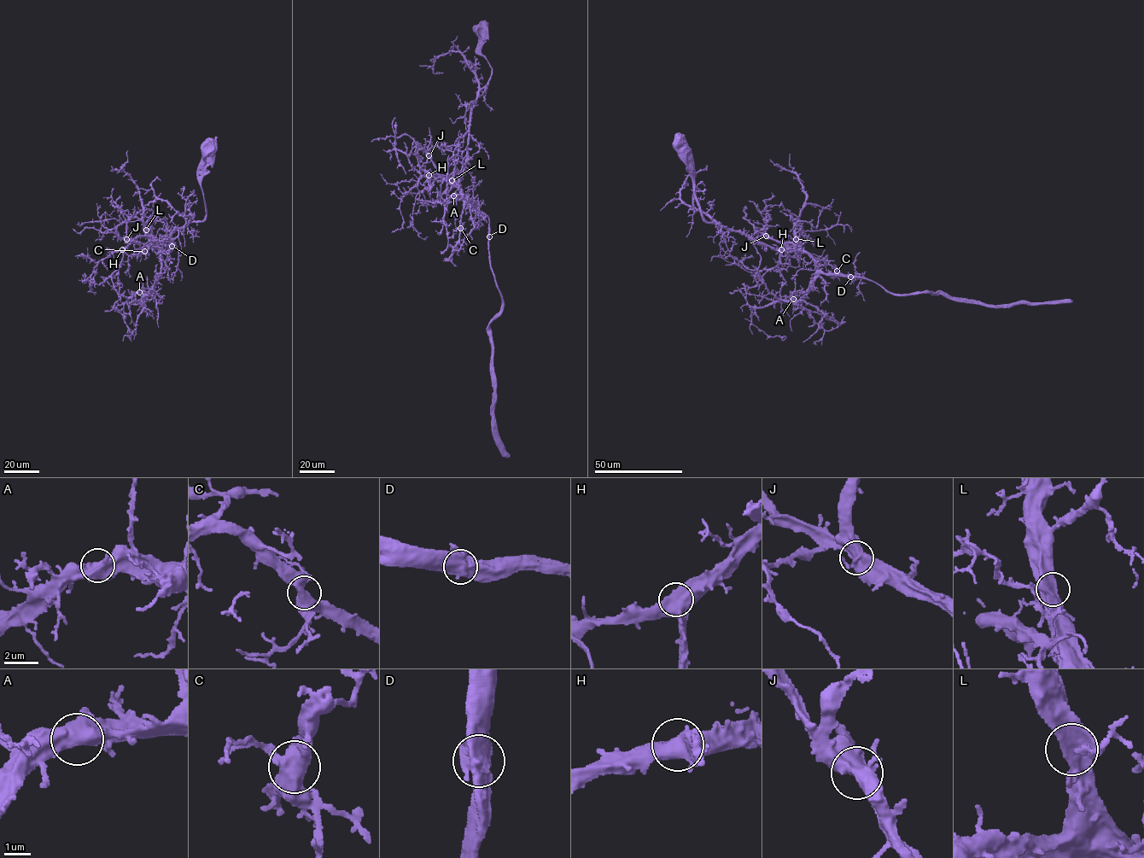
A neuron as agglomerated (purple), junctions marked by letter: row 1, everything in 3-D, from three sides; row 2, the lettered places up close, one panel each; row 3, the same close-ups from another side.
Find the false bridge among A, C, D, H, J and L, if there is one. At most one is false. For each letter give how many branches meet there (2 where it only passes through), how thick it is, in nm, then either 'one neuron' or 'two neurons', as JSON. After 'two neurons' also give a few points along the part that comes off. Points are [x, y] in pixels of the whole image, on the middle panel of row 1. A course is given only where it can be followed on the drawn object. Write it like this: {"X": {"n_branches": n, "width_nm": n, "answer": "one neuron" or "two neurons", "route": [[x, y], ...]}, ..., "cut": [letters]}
{"A": {"n_branches": 3, "width_nm": 550, "answer": "one neuron"}, "C": {"n_branches": 3, "width_nm": 500, "answer": "one neuron"}, "D": {"n_branches": 3, "width_nm": 550, "answer": "one neuron"}, "H": {"n_branches": 3, "width_nm": 550, "answer": "one neuron"}, "J": {"n_branches": 3, "width_nm": 550, "answer": "one neuron"}, "L": {"n_branches": 3, "width_nm": 550, "answer": "one neuron"}, "cut": []}

